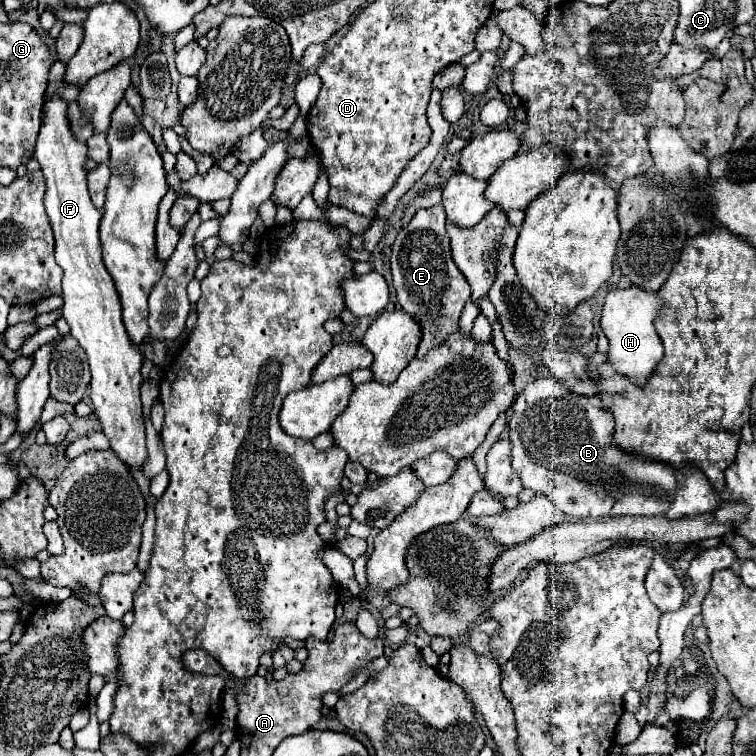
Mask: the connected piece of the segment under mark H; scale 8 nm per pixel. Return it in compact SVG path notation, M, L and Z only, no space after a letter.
M631 285L627 289L615 287L605 297L601 327L609 337L609 361L613 363L615 371L619 371L621 375L625 373L637 385L643 385L647 381L647 377L653 373L653 367L657 367L663 357L661 339L653 325L655 319L661 317L663 307L665 303L657 291L651 293L637 285Z

